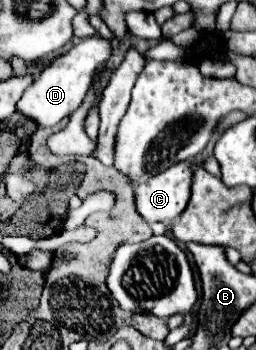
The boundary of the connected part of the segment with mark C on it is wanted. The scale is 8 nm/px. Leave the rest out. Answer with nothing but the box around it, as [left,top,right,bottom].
[136,163,194,223]

